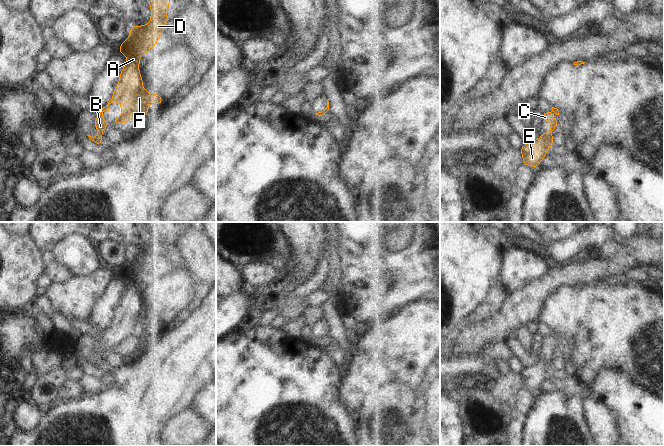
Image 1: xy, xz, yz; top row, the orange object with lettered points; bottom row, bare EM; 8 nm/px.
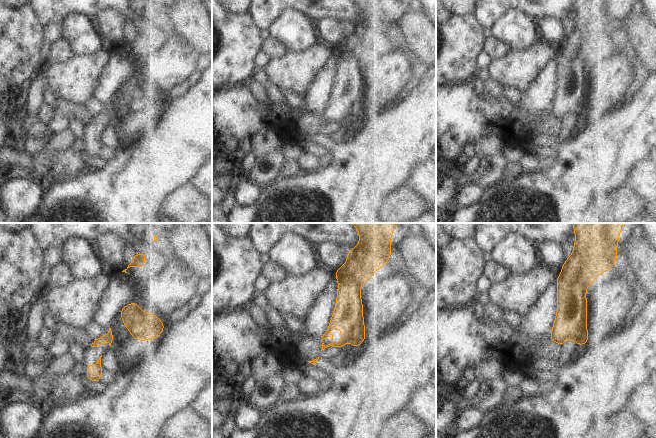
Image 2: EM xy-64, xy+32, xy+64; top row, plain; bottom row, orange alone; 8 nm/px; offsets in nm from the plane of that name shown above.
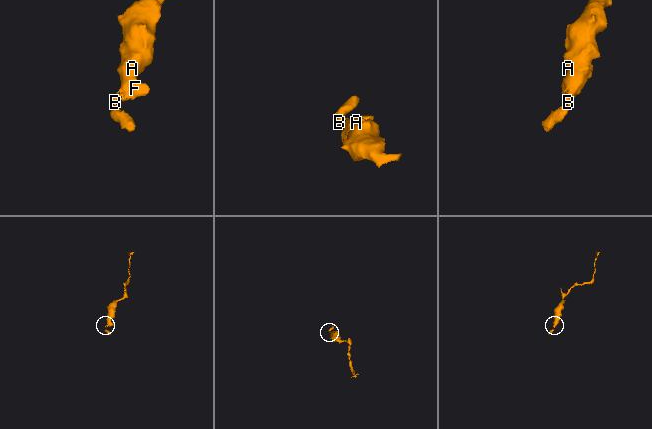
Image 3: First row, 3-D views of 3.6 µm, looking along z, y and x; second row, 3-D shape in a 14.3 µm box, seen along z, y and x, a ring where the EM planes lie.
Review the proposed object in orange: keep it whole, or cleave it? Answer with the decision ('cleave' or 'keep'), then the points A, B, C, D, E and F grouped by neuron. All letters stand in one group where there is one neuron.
keep | A B C D E F

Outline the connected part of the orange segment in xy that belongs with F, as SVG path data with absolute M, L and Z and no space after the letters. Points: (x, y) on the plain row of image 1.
M145 222L150 227L151 243L149 248L131 250L129 261L117 273L125 279L126 285L112 323L102 332L94 345L98 359L87 359L95 368L102 369L102 355L109 349L103 342L103 336L109 336L108 329L113 326L121 328L121 341L115 341L113 347L122 349L131 345L136 347L149 337L149 328L162 328L159 318L151 318L143 312L143 304L139 295L140 281L149 277L158 267L158 263L168 248L168 231L171 222Z

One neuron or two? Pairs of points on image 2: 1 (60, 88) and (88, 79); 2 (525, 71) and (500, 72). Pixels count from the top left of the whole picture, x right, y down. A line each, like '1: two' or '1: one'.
1: one
2: one

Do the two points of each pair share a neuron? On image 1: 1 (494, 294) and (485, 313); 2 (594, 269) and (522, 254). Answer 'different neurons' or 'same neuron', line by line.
1: same neuron
2: different neurons

